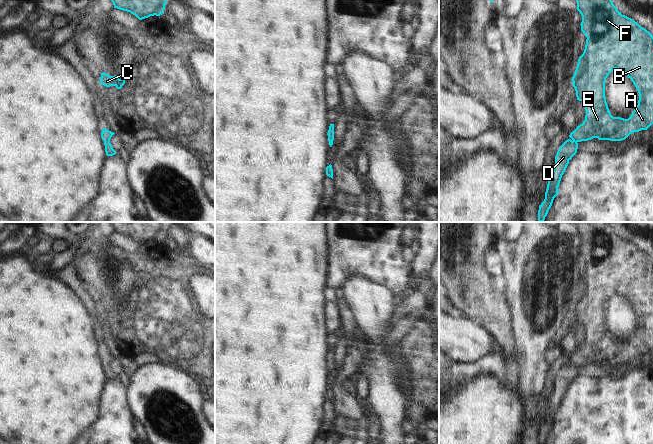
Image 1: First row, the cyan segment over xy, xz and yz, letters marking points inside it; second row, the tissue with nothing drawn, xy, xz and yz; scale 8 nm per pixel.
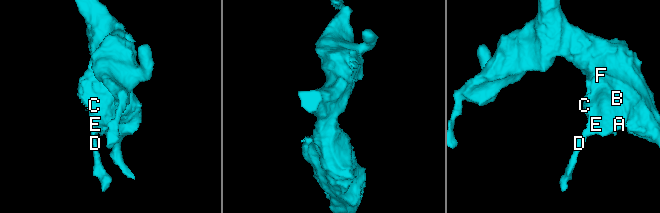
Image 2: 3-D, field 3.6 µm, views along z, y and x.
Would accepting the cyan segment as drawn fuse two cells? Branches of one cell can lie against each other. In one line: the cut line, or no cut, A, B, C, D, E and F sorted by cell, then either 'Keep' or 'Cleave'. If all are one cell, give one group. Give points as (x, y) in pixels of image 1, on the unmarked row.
No split. Groups: A B C D E F. Keep

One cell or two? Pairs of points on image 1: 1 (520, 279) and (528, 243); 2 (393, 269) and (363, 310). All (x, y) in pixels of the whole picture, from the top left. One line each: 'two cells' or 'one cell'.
1: one cell
2: two cells

